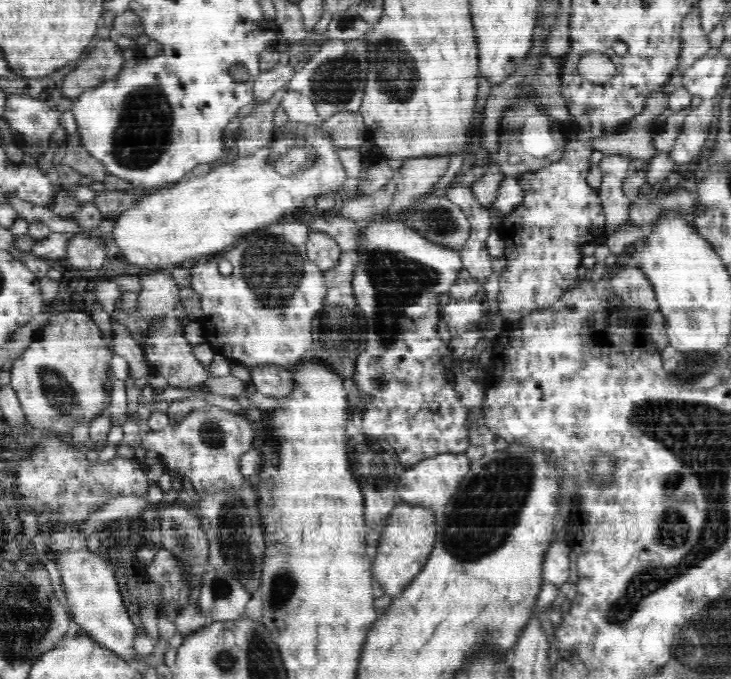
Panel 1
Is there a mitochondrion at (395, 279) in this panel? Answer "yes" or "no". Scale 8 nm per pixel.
yes

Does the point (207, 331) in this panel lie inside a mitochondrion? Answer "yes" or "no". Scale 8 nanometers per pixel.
no

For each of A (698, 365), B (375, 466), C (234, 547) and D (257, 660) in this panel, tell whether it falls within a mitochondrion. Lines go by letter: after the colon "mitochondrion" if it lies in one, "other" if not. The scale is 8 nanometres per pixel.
A: mitochondrion
B: mitochondrion
C: mitochondrion
D: mitochondrion

